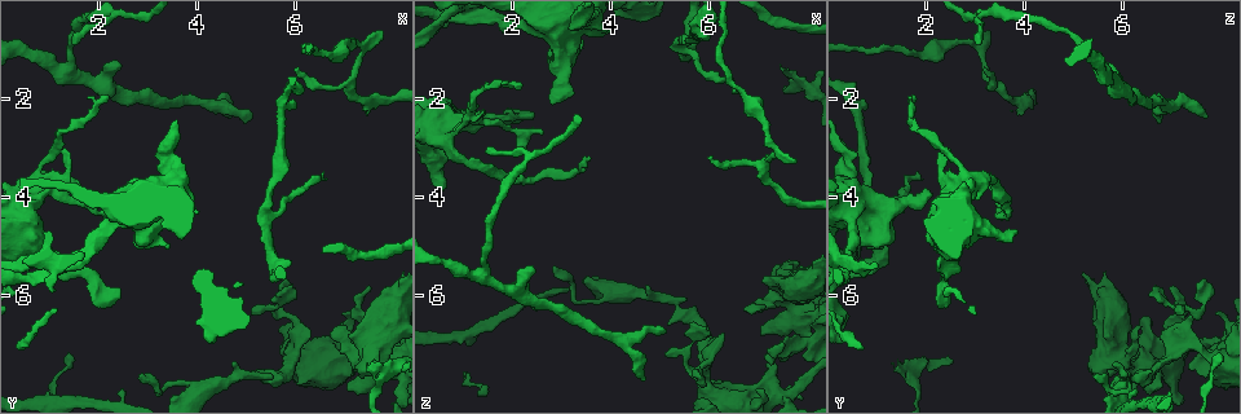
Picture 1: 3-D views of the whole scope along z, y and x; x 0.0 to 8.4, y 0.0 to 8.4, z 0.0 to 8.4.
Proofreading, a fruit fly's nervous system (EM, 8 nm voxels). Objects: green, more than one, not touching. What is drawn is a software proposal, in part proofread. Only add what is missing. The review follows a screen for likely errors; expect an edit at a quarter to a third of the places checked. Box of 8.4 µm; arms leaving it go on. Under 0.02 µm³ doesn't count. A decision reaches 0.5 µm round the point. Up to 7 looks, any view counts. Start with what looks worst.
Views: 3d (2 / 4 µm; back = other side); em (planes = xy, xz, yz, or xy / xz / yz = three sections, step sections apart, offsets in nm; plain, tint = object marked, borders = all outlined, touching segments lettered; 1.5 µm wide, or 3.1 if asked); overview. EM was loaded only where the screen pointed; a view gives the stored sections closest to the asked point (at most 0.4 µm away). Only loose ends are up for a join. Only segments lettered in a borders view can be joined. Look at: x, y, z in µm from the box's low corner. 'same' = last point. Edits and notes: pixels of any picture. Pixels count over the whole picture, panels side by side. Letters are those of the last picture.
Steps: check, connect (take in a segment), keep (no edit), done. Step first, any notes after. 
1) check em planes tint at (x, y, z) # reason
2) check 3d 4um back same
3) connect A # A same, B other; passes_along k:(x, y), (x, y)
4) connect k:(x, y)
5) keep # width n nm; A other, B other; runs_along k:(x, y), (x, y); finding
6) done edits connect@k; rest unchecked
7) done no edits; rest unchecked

check em xy step 4 tint at (2.50, 1.35, 5.50) # free end

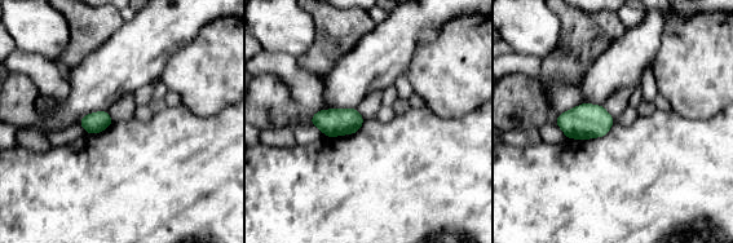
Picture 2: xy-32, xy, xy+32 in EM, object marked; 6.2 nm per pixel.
check em planes tint same

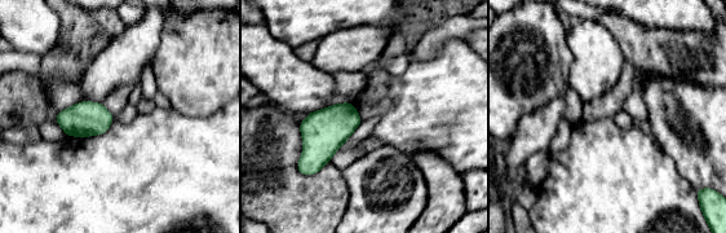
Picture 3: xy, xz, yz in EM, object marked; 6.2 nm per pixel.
check em planes borders same # see the neighbours

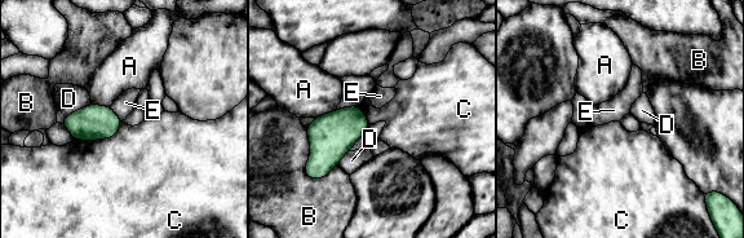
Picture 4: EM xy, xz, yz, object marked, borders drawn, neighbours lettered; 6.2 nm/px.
keep # A other, B other, C other, D other, E other; border 4:(122, 122), (109, 137), (74, 140); no lettered segment goes on from it

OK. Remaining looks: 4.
check em xy step 4 borders at (6.55, 3.50, 1.80)

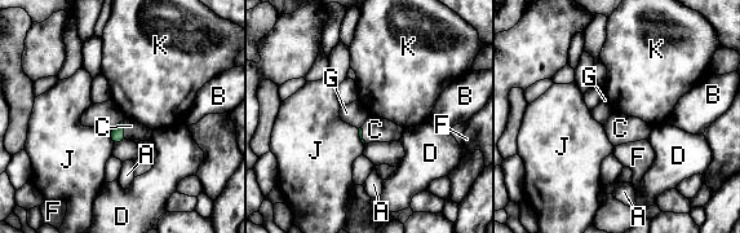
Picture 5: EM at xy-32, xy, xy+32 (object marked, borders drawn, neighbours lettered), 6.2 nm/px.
connect C # longest_contact G 140 nm; A other, B other, C same, D other, F other, G other, J other, K other; the neuron continues

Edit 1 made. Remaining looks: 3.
check 3d 4um at (0.60, 4.70, 3.90) # branch stops here

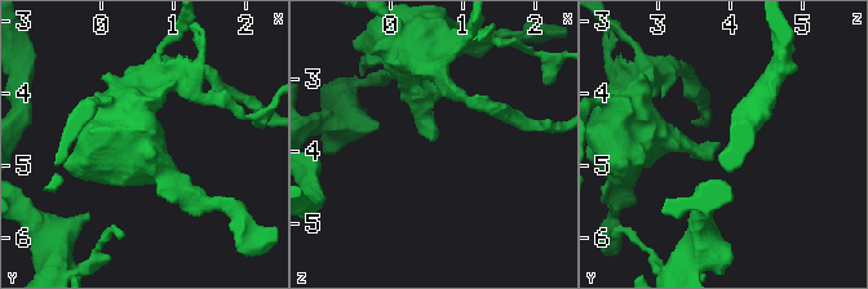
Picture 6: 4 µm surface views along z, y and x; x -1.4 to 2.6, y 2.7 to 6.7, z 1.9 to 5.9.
check em planes borders at (0.60, 4.75, 3.85) # now the EM

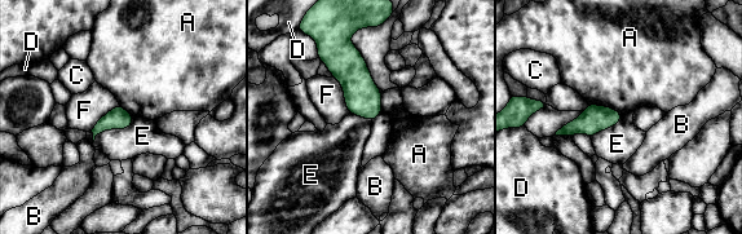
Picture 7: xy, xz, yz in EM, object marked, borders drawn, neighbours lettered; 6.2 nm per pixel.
keep # A other, B other, C other, D other, E other, F other; border 7:(133, 119), (92, 141); no lettered segment goes on from it

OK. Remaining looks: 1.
done edits connect@5; rest unchecked

